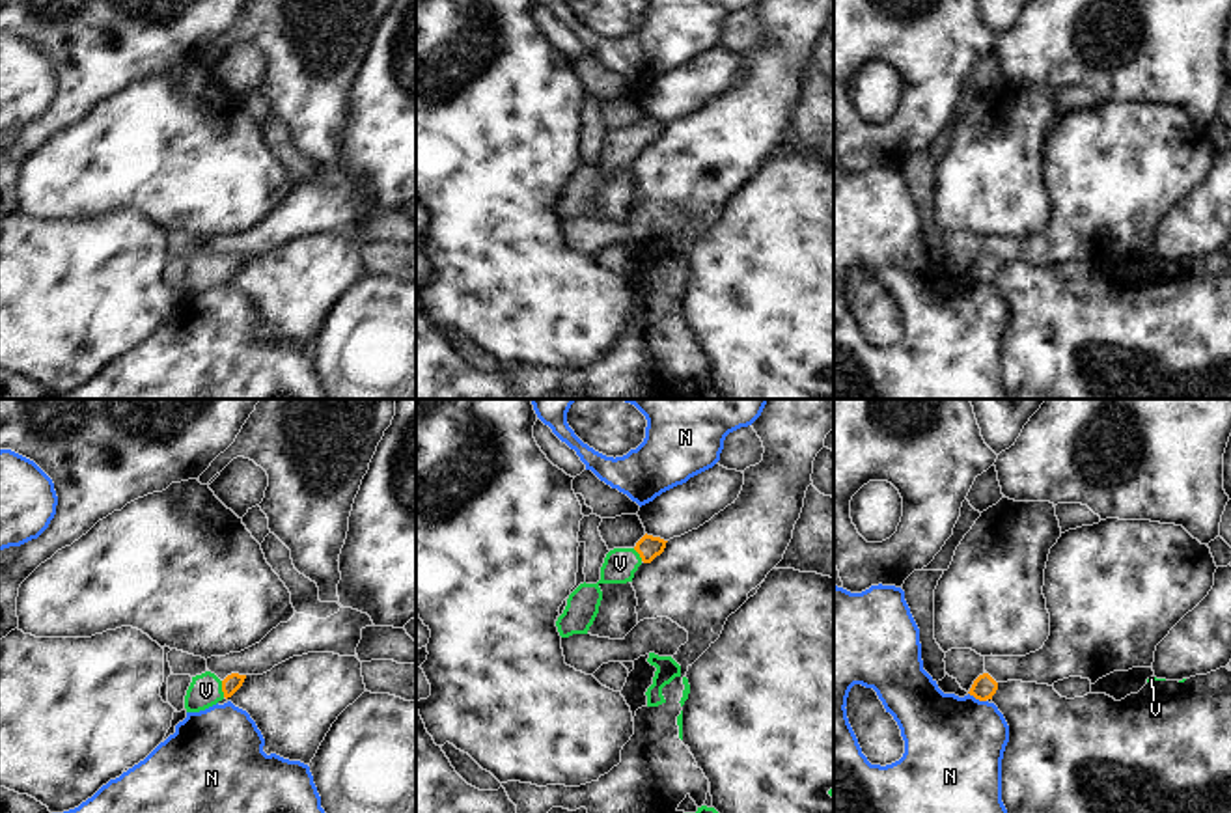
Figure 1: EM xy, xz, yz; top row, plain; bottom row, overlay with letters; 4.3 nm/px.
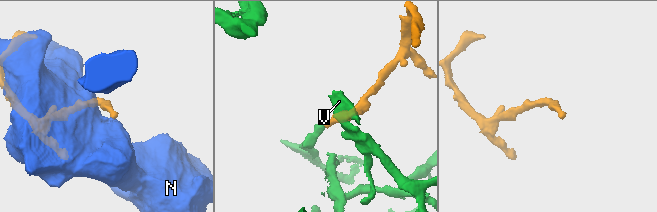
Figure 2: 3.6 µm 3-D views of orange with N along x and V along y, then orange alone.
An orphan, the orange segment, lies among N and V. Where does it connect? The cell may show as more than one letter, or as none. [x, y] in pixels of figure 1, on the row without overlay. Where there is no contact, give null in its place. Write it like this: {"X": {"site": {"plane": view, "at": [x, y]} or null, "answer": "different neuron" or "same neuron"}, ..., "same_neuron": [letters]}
{"N": {"site": {"plane": "yz", "at": [978, 280]}, "answer": "different neuron"}, "V": {"site": {"plane": "xy", "at": [222, 271]}, "answer": "same neuron"}, "same_neuron": ["V"]}

